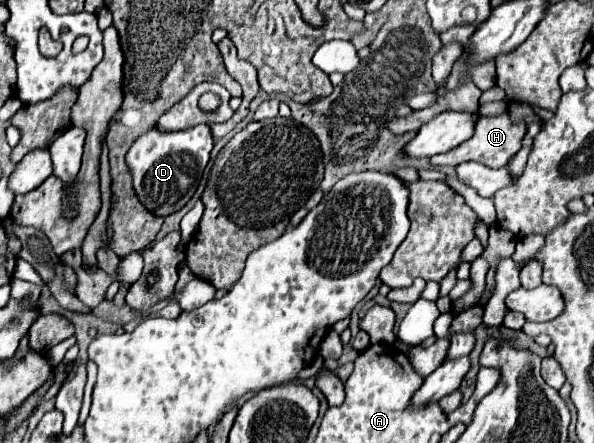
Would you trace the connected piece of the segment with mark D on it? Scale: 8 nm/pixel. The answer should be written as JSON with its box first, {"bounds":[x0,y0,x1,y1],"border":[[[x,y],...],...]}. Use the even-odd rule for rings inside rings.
{"bounds":[127,124,215,216],"border":[[[199,124],[191,130],[161,134],[161,130],[151,130],[135,140],[127,152],[127,166],[133,176],[133,188],[139,202],[155,216],[169,216],[181,210],[199,186],[199,178],[207,168],[209,154],[215,146],[211,128]]]}

